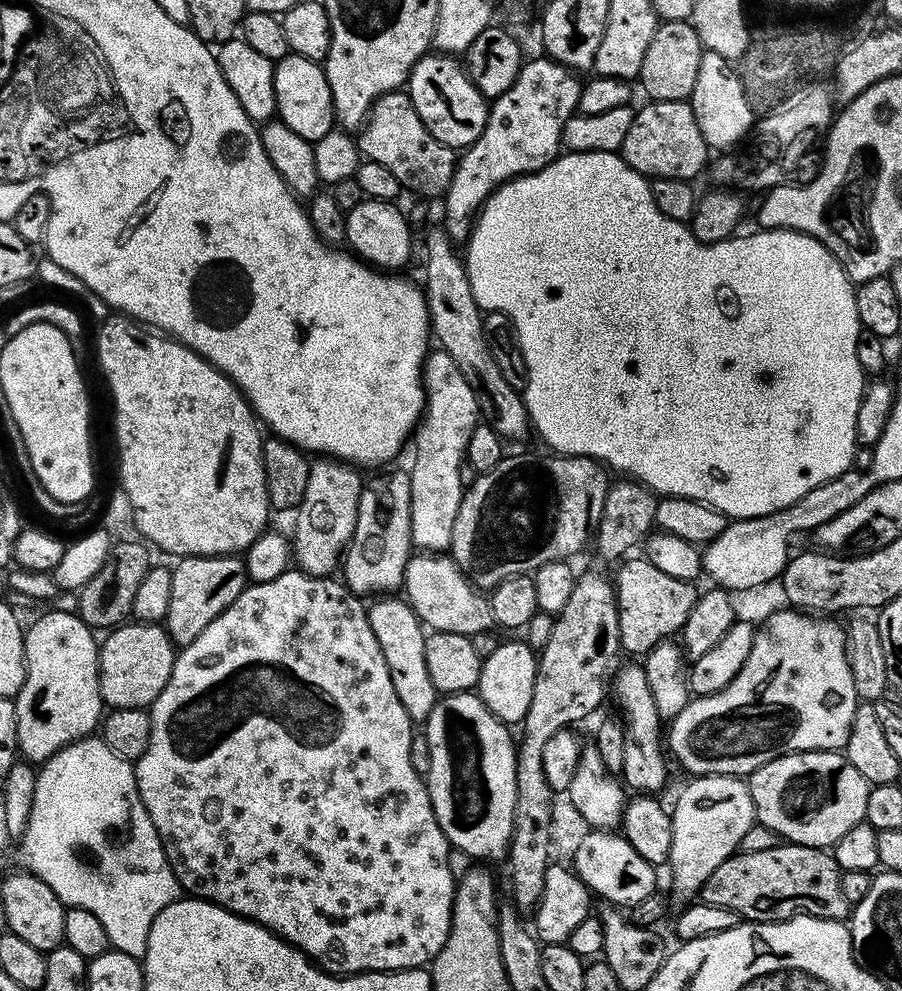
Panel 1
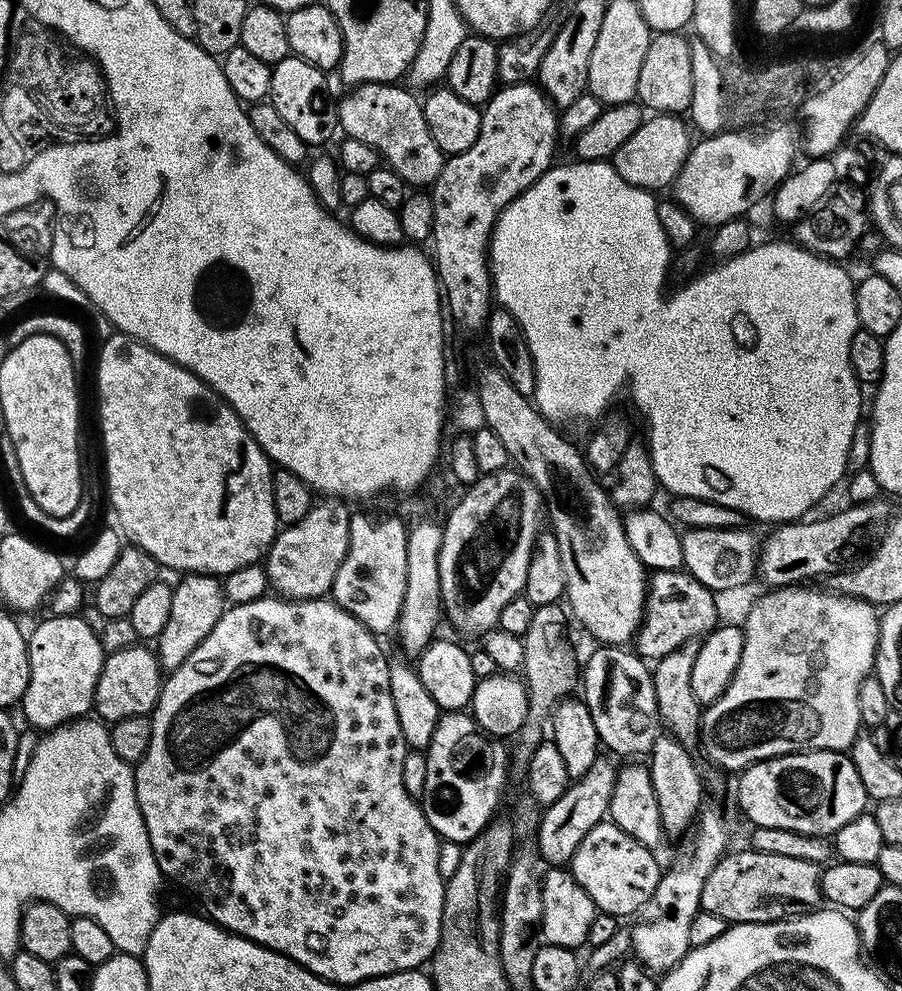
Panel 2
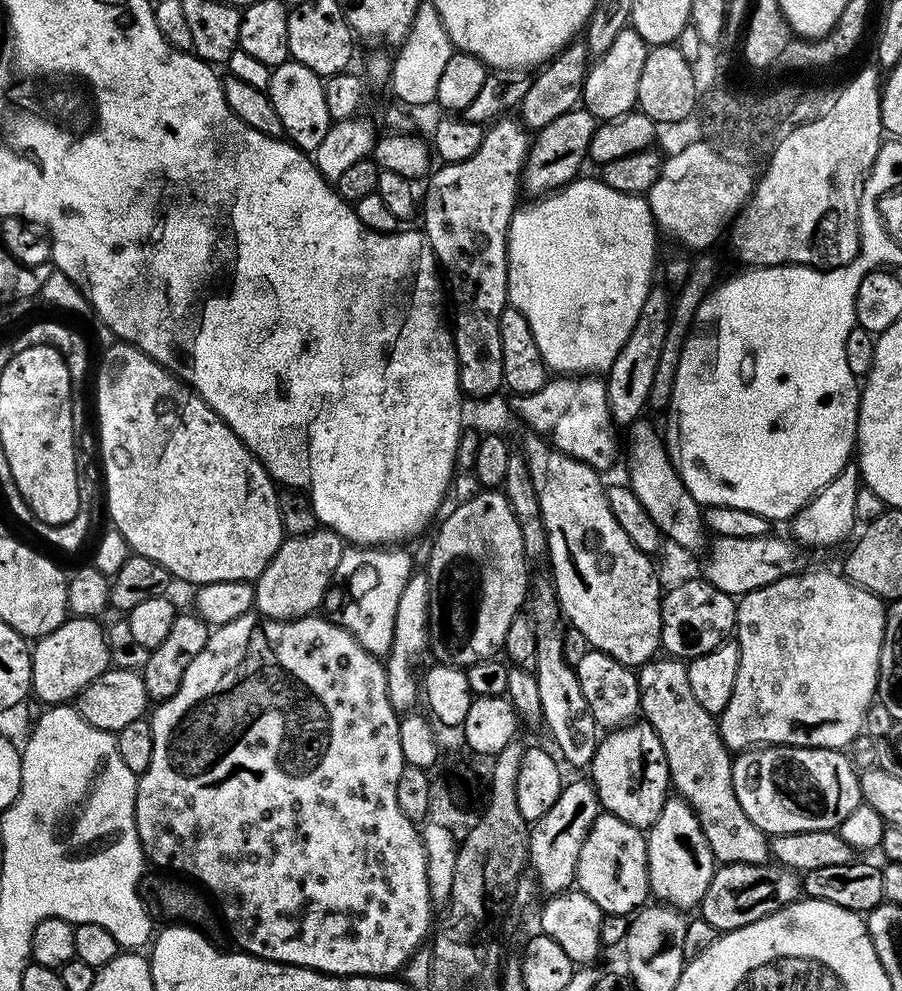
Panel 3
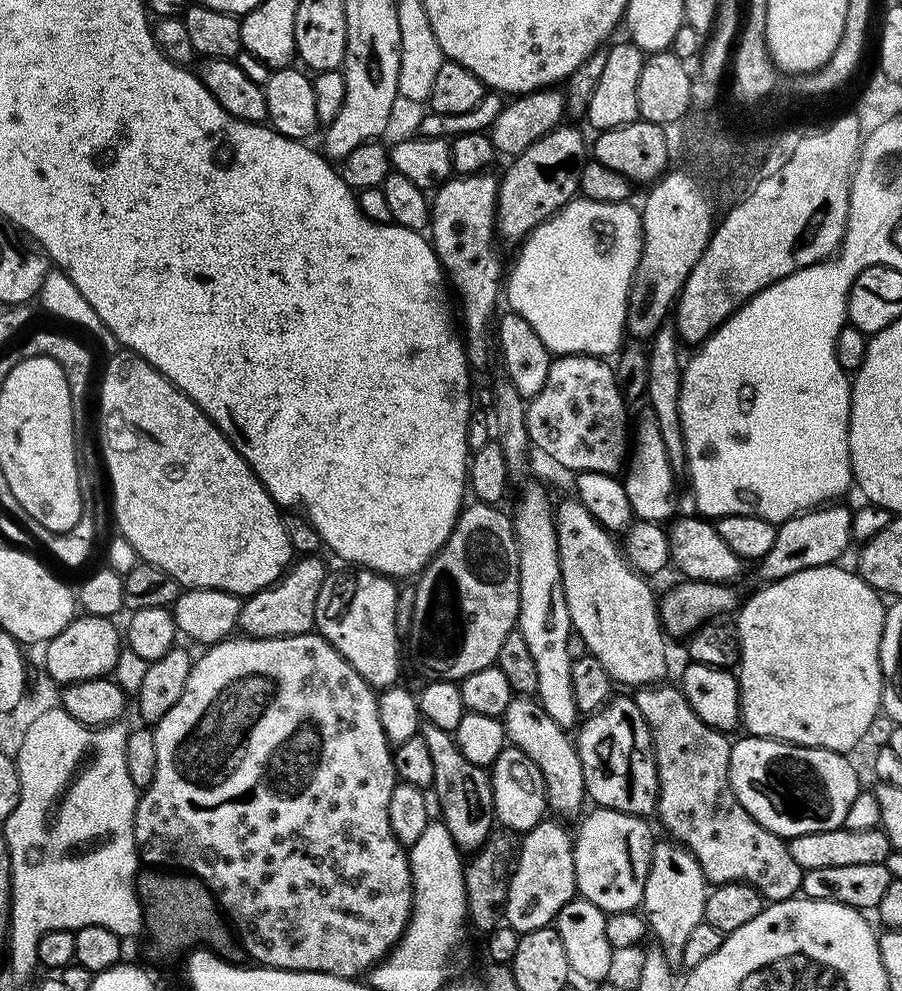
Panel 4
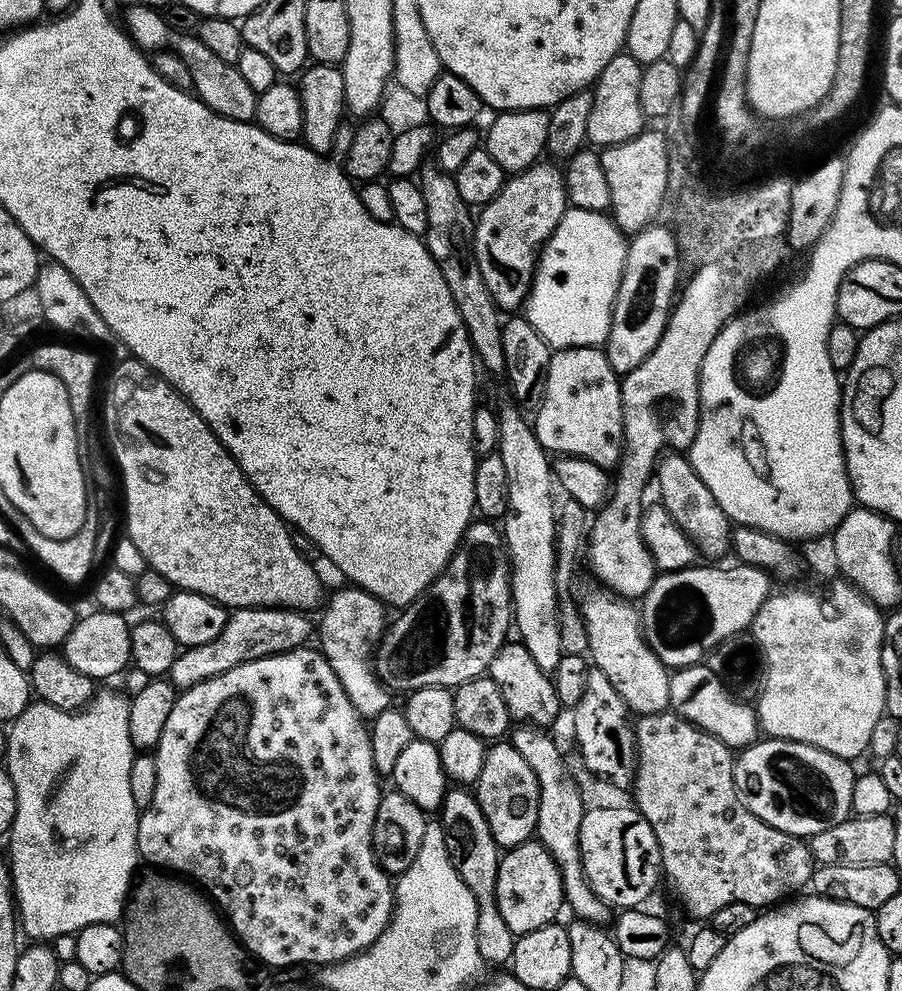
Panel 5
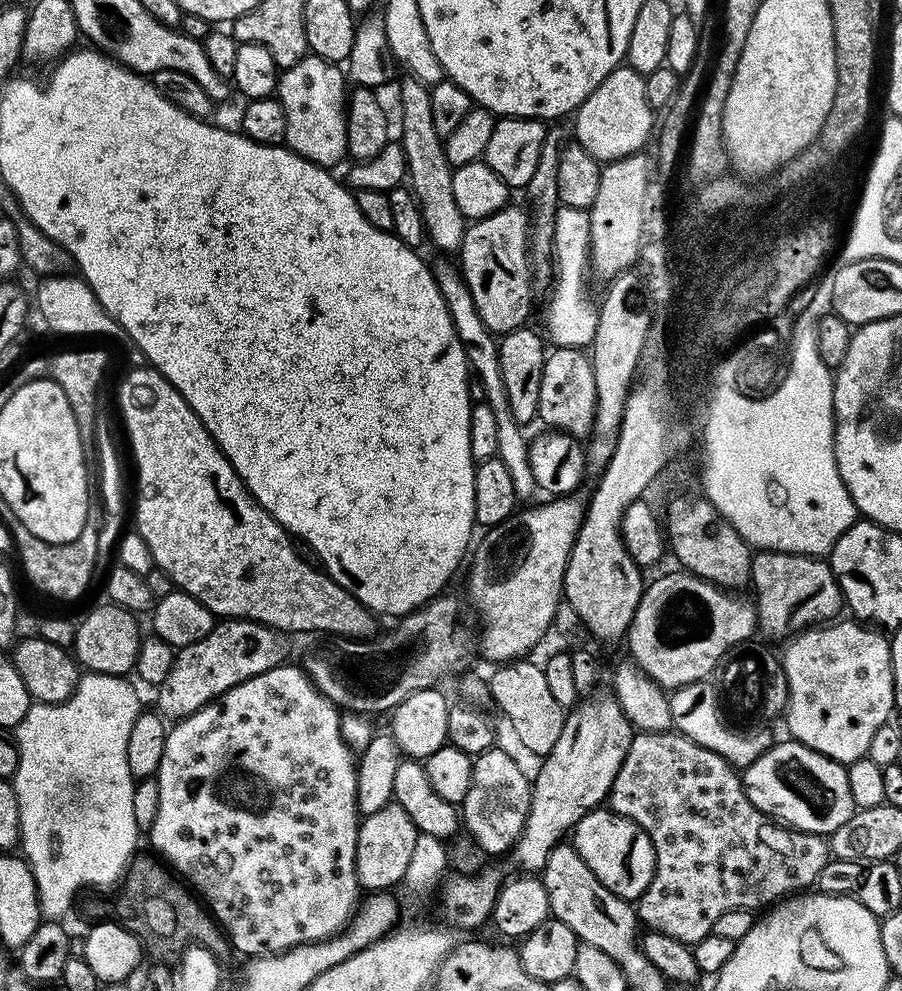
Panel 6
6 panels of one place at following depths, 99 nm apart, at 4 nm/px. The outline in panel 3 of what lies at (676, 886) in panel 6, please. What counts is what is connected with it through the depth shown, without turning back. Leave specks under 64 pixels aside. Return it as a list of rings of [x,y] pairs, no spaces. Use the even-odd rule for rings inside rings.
[[[653,658],[646,661],[636,672],[636,681],[640,691],[639,715],[658,734],[662,742],[662,750],[666,750],[670,784],[675,795],[693,808],[698,822],[701,823],[702,832],[706,836],[706,842],[709,843],[710,850],[720,864],[768,864],[770,860],[769,833],[763,832],[758,826],[754,826],[754,822],[750,822],[746,810],[742,810],[734,794],[732,781],[734,756],[720,736],[717,717],[702,710],[698,698],[694,698],[694,693],[690,691],[687,663],[675,658],[660,659]]]

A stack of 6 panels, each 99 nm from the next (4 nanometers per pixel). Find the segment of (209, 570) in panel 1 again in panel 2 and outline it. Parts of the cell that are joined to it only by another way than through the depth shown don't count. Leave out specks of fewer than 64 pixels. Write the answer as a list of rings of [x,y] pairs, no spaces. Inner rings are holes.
[[[189,572],[177,580],[180,581],[175,581],[170,598],[170,619],[167,620],[162,634],[158,634],[154,641],[156,661],[165,673],[178,670],[178,666],[182,666],[182,662],[186,662],[186,658],[194,654],[202,638],[206,638],[210,630],[214,630],[226,607],[224,585],[217,577]]]

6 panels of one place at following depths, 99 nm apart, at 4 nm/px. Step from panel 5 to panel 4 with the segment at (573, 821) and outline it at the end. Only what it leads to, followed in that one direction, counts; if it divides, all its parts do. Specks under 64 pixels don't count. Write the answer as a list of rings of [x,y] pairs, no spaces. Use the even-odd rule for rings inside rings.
[[[528,694],[513,695],[502,719],[507,743],[513,748],[522,750],[522,754],[529,756],[534,761],[534,766],[542,770],[542,778],[548,791],[549,809],[560,818],[574,815],[583,804],[586,804],[586,793],[582,762],[573,737],[565,728],[558,726],[558,722],[554,722],[550,714],[546,714],[539,699]]]

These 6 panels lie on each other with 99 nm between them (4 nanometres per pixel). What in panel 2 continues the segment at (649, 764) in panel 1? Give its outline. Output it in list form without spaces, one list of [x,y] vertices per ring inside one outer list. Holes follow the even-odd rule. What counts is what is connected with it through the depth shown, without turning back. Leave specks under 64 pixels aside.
[[[597,646],[590,658],[582,664],[582,692],[583,688],[582,699],[584,705],[590,710],[590,718],[594,718],[594,730],[598,730],[601,745],[617,757],[647,757],[652,751],[656,736],[662,732],[662,725],[658,714],[658,702],[654,698],[652,668],[646,663],[644,657],[637,656],[635,651],[624,646]]]

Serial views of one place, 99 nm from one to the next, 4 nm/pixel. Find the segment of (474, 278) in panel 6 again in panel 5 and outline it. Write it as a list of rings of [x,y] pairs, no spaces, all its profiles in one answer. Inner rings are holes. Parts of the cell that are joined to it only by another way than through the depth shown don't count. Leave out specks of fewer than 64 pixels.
[[[537,162],[524,172],[509,175],[500,193],[479,209],[480,216],[478,212],[474,220],[472,250],[478,270],[482,274],[482,282],[486,284],[486,290],[496,307],[508,314],[515,313],[519,309],[516,307],[519,304],[521,307],[527,301],[536,275],[538,253],[547,245],[548,239],[552,237],[552,231],[556,229],[558,222],[563,220],[564,213],[570,207],[561,165],[556,162],[544,163]]]

